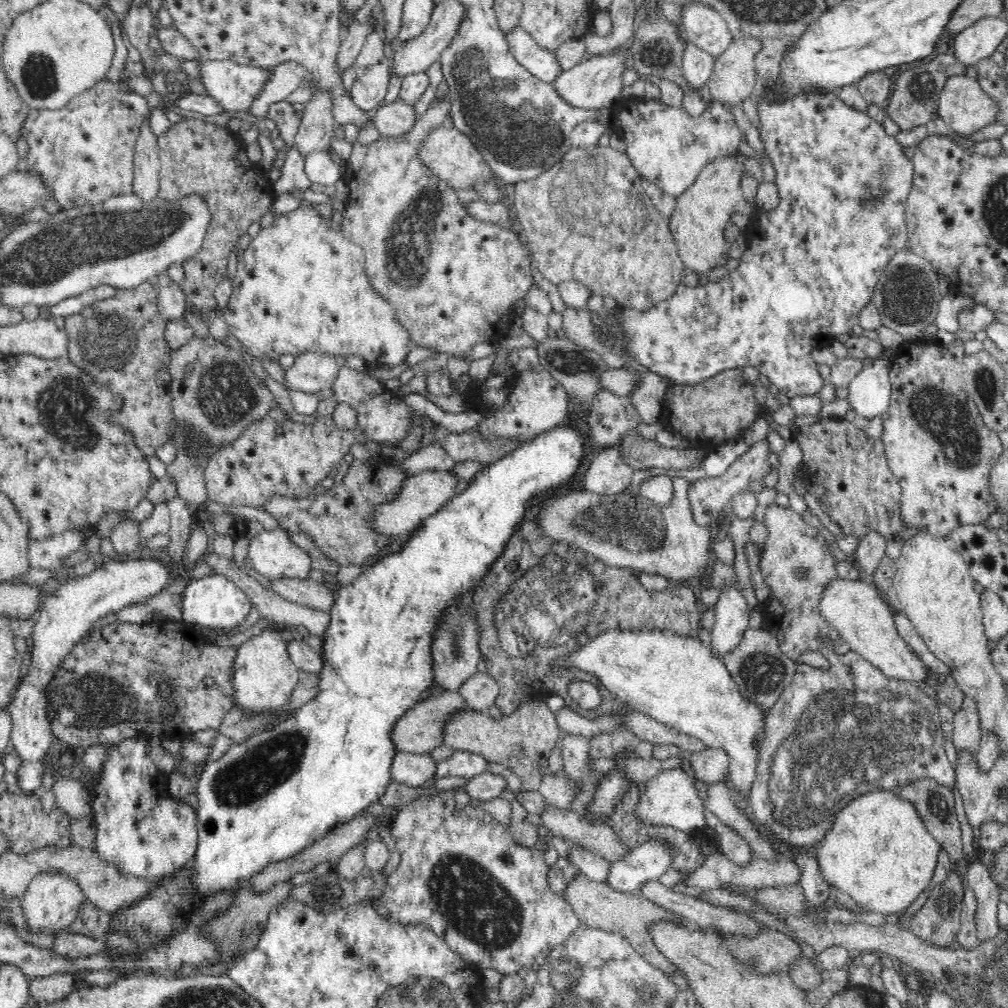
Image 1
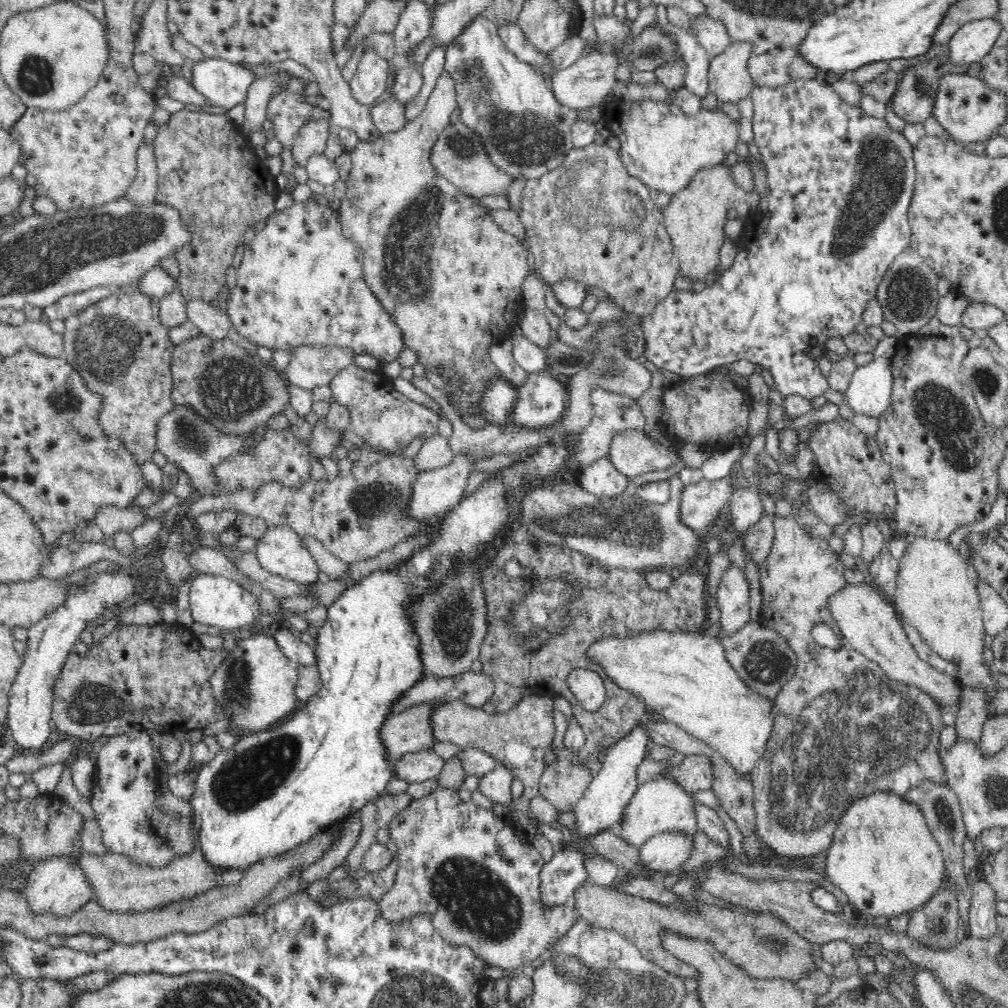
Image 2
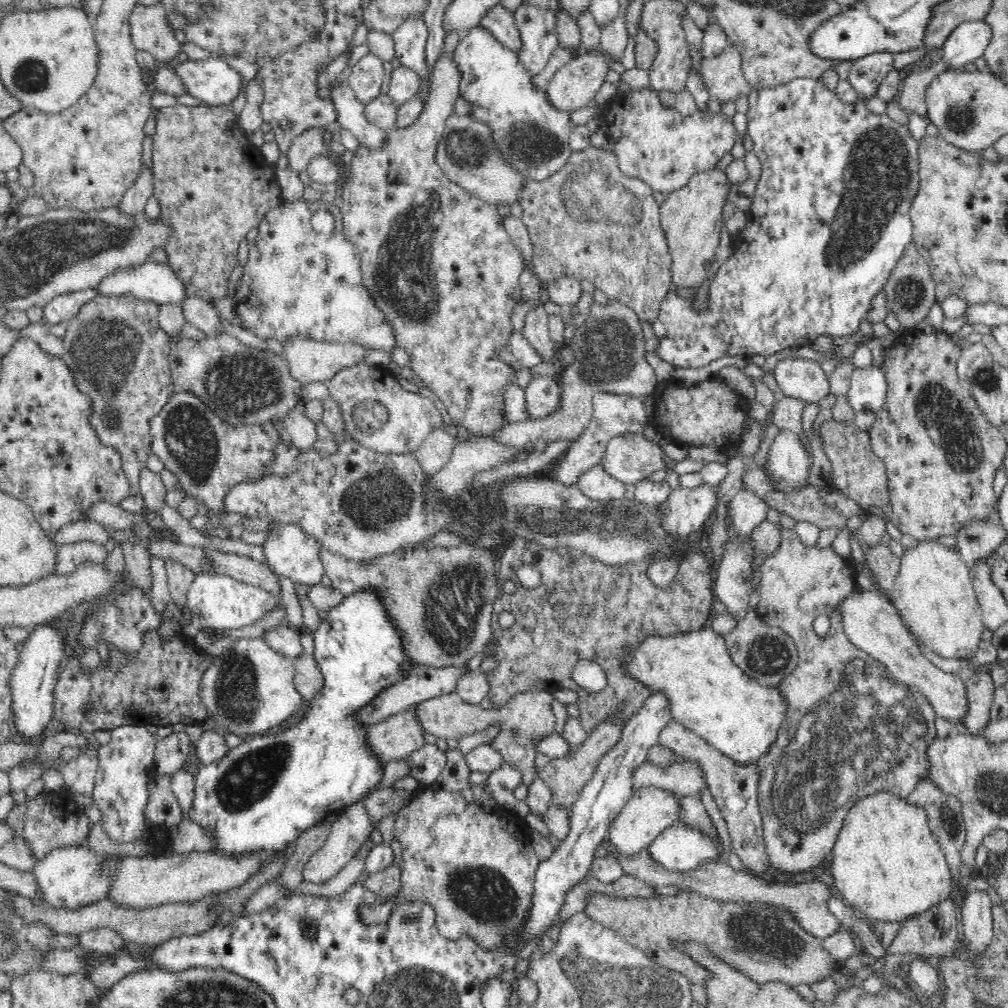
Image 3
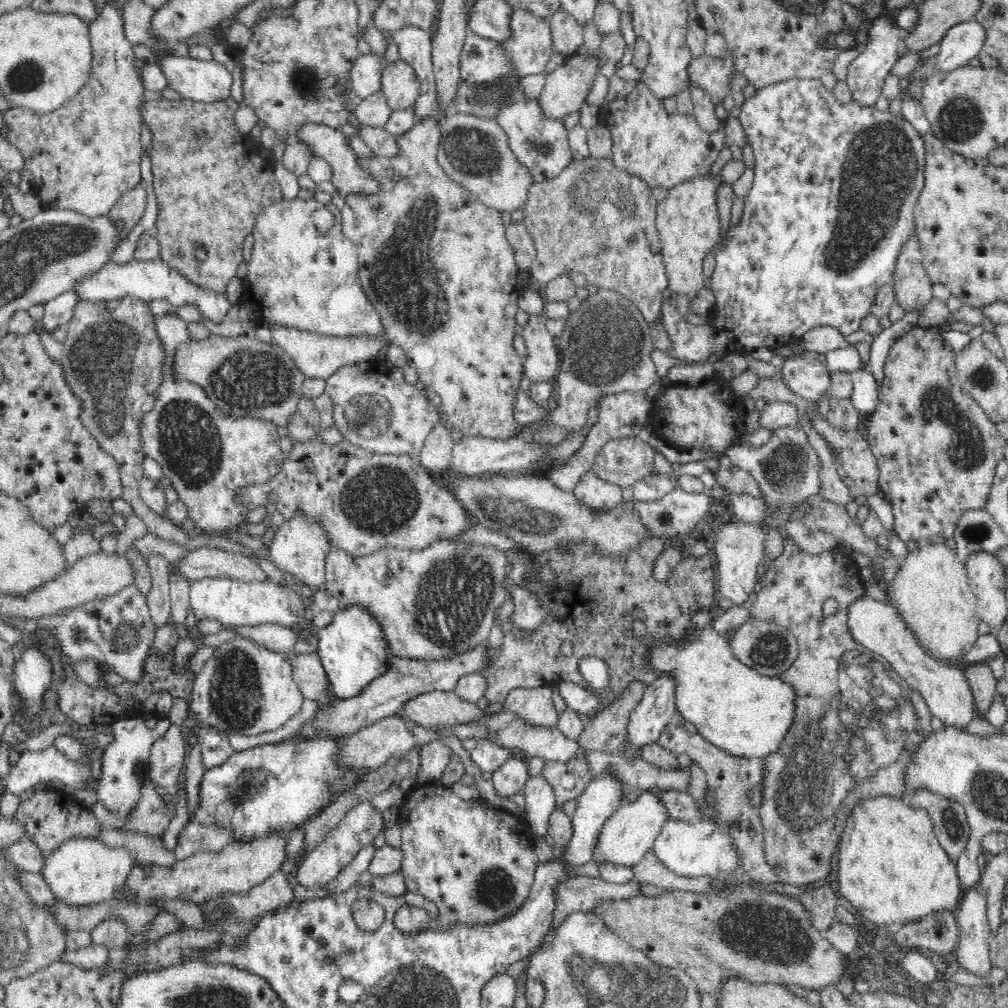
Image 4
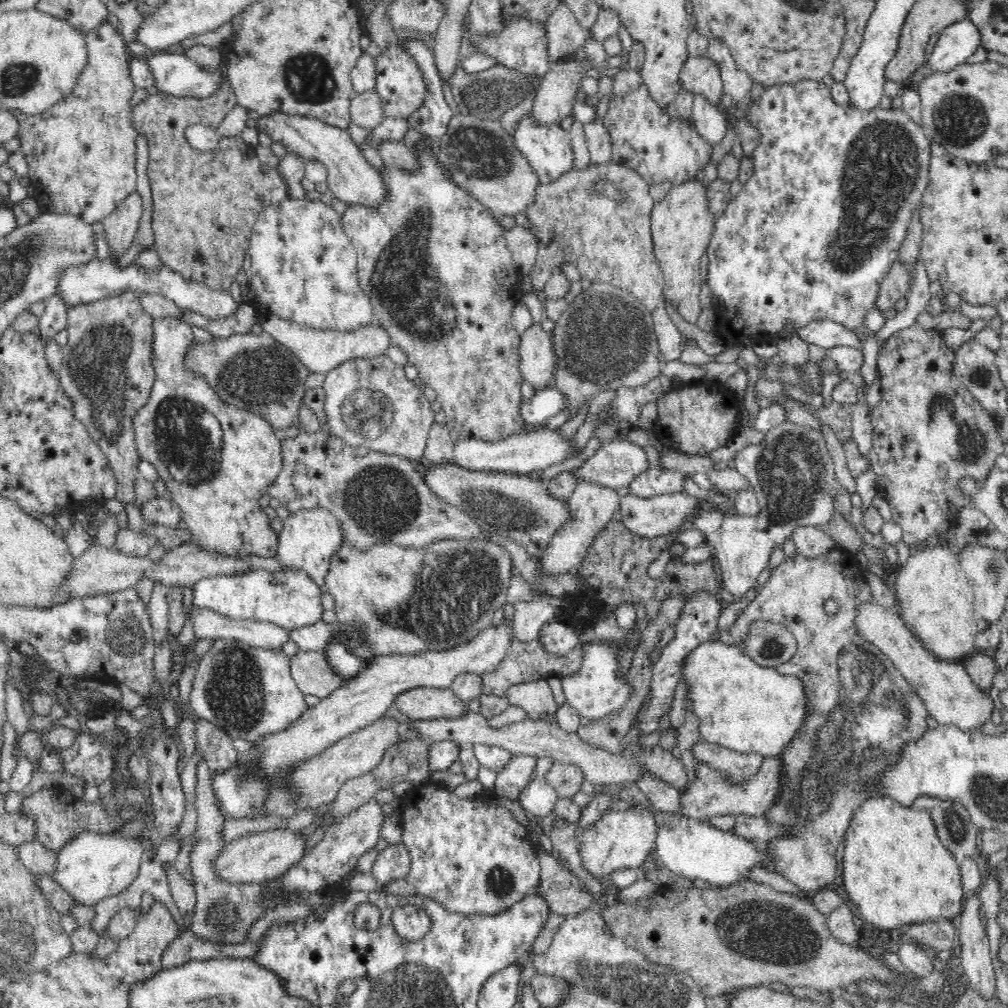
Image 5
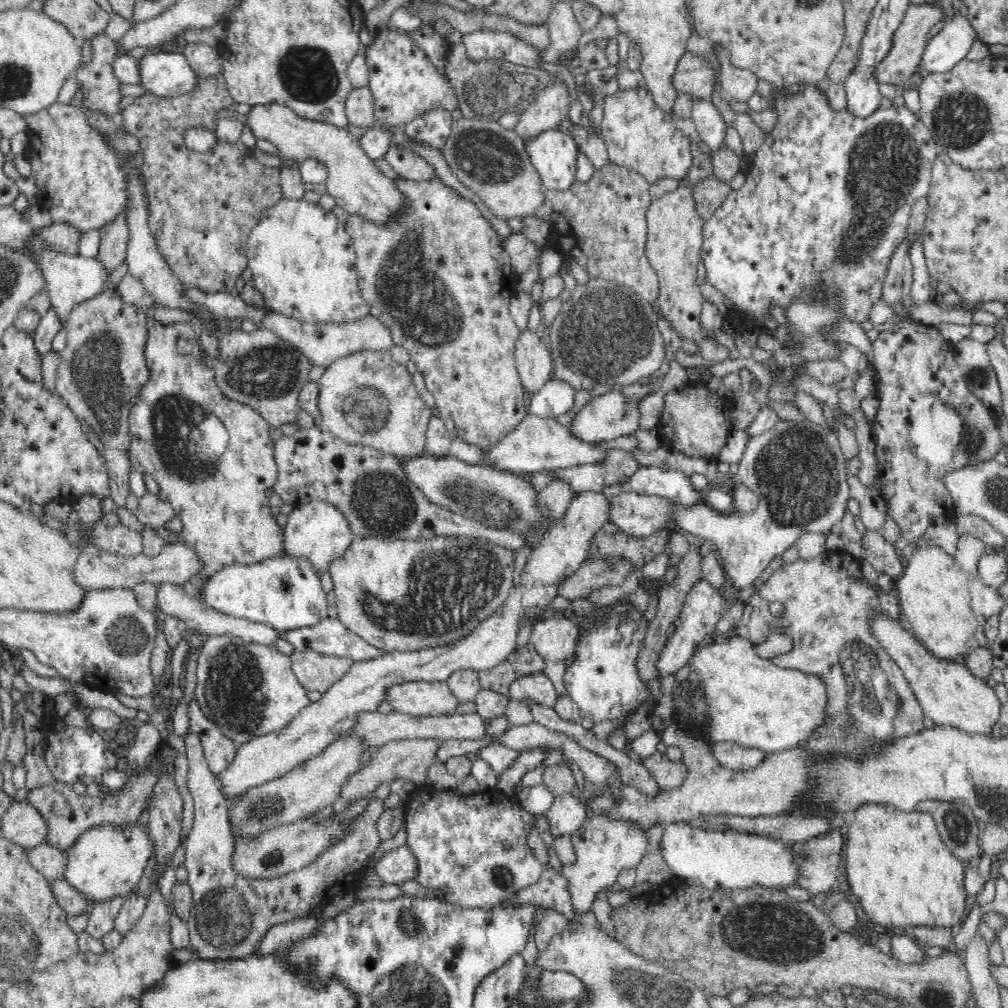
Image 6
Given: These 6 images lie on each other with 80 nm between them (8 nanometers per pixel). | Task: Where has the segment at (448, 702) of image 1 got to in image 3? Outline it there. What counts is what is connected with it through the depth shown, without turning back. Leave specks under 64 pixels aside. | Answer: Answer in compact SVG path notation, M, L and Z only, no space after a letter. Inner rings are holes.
M417 707L369 725L367 730L368 745L384 766L398 759L406 760L412 752L426 746L426 731L417 719Z

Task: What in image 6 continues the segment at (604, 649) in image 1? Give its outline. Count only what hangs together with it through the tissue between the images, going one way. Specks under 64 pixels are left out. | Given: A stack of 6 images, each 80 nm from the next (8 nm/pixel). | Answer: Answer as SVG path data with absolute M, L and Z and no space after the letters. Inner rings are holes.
M734 637L721 644L709 640L692 654L690 665L698 674L702 683L702 697L706 699L706 722L699 737L709 746L730 742L774 754L800 747L826 718L826 687L822 679L796 669L780 668L772 661L758 657L748 639Z

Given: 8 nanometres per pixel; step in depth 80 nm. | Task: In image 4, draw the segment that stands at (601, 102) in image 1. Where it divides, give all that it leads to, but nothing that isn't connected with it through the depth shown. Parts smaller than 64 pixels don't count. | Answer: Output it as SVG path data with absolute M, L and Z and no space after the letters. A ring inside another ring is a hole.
M580 52L568 57L563 66L549 72L541 94L537 98L545 115L553 118L563 118L570 112L580 110L580 107L586 103L588 94L592 90L591 88L597 74L600 73L602 65L603 60L600 57L589 56Z

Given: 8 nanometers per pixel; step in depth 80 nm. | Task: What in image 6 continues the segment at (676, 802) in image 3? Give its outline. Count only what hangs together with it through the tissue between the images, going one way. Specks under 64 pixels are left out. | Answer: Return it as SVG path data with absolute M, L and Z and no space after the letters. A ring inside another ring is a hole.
M592 813L584 824L574 832L571 841L576 853L574 866L561 863L562 873L568 879L571 901L575 912L590 910L595 892L607 890L617 882L618 874L625 869L634 868L644 858L648 850L647 830L631 820L612 818L603 813Z

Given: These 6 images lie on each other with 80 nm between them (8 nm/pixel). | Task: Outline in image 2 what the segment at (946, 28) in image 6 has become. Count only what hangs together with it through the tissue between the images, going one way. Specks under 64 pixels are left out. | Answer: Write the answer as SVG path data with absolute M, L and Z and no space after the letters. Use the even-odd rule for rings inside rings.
M984 18L966 23L946 45L945 57L954 65L968 67L990 54L1002 25L995 18Z

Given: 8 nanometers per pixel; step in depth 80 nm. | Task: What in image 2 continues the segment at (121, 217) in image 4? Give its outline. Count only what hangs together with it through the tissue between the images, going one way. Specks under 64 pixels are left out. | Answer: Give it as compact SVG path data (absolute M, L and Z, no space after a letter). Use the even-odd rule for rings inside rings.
M144 138L138 146L136 158L136 178L130 185L126 198L134 204L150 204L156 201L158 171L153 142L147 143Z

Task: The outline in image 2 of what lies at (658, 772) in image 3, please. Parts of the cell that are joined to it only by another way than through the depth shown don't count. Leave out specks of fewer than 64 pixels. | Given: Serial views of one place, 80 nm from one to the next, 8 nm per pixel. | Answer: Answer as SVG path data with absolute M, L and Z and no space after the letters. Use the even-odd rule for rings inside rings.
M687 755L687 758L674 770L670 777L680 783L686 792L694 795L698 790L708 790L714 783L714 761L706 755Z

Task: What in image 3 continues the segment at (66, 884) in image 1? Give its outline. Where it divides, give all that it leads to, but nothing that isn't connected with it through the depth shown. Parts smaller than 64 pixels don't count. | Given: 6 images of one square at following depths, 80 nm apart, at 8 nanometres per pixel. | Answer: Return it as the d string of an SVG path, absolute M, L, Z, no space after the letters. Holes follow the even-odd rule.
M86 844L77 847L60 847L50 851L44 858L37 861L32 870L40 889L39 900L56 909L75 912L78 909L84 909L88 904L106 899L111 880L101 876L100 864L104 858L104 855L89 850Z

